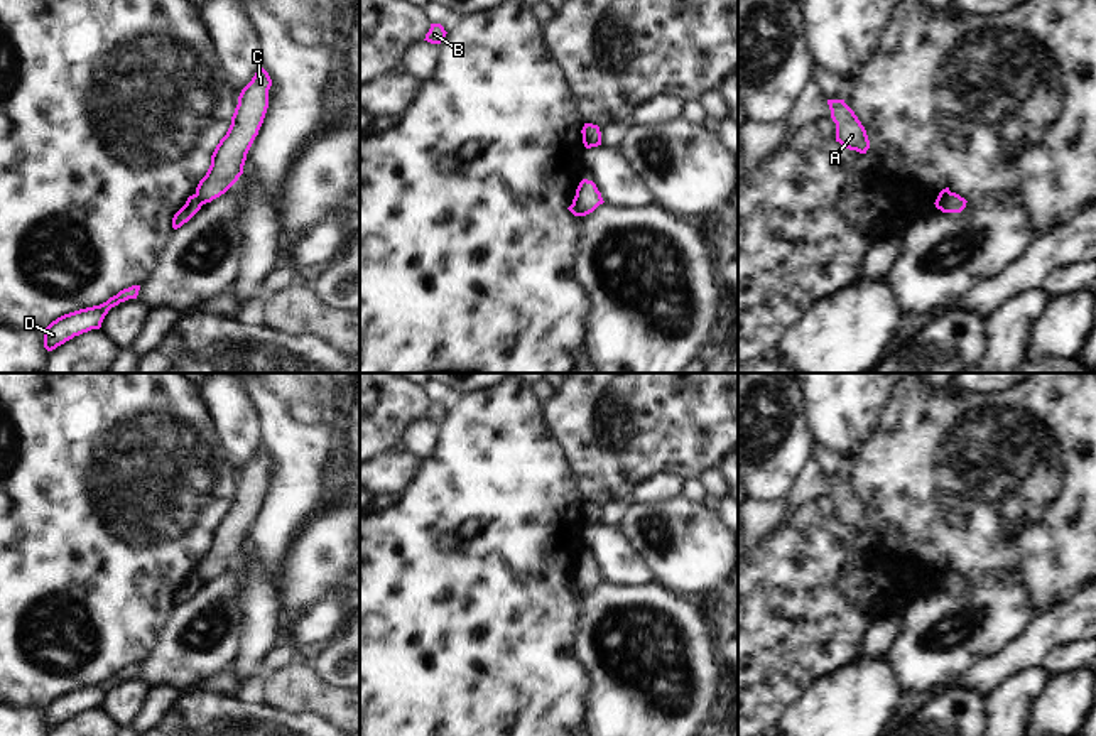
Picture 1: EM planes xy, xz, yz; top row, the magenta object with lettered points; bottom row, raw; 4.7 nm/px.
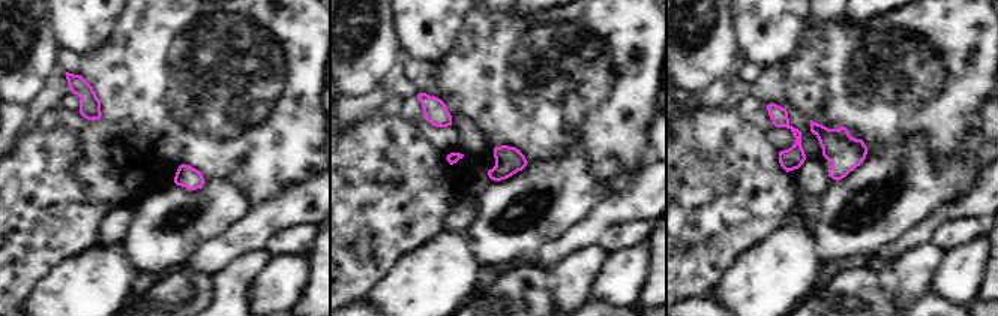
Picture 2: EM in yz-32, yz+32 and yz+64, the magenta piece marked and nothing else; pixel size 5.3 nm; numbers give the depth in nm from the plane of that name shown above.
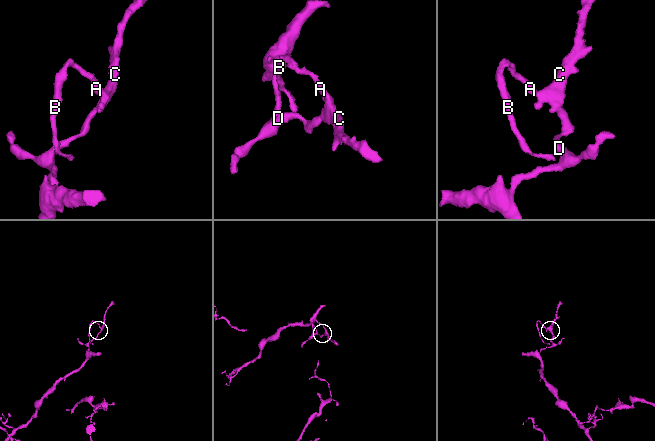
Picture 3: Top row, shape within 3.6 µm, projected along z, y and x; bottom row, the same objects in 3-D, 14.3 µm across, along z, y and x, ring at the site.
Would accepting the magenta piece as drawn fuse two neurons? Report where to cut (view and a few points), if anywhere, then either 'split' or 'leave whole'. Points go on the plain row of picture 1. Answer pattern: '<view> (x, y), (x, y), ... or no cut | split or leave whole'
xy (195, 573), (203, 581) | split

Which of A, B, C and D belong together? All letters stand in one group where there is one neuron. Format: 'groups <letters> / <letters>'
groups A B C / D

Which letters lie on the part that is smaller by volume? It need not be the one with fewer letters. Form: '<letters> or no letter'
A, B, C

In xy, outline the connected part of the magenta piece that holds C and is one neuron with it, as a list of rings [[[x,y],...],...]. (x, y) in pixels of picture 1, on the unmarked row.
[[[260,446],[252,459],[241,468],[226,513],[211,533],[211,544],[196,566],[203,582],[225,572],[243,552],[247,532],[258,513],[269,486],[272,457]]]

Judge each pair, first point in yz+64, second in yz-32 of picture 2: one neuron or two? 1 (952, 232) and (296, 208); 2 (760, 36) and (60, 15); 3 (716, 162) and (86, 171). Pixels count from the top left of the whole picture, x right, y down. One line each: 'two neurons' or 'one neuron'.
1: two neurons
2: one neuron
3: two neurons

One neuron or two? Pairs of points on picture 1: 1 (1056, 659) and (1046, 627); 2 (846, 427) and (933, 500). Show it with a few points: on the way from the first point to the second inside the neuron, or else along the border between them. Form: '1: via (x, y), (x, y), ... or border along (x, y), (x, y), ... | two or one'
1: border along (1078, 640), (1056, 645), (1041, 665) | two
2: border along (884, 407), (873, 434), (846, 458) | two

